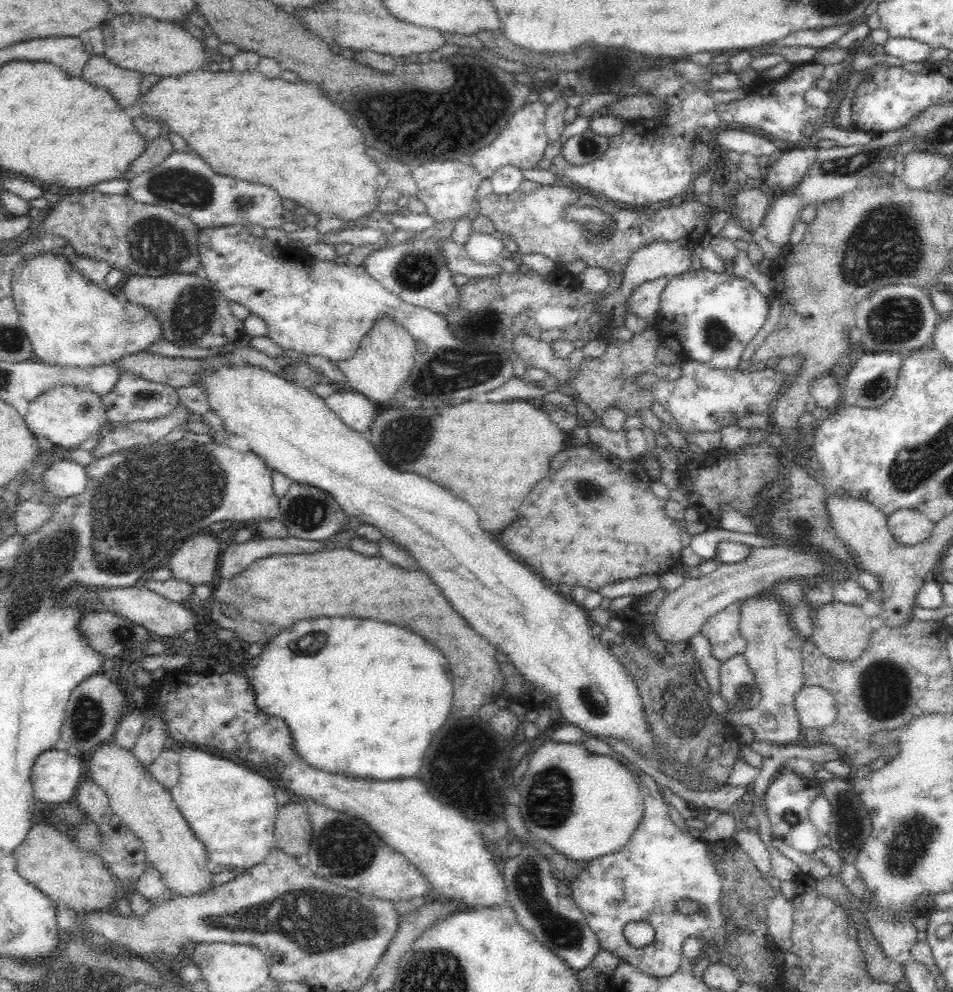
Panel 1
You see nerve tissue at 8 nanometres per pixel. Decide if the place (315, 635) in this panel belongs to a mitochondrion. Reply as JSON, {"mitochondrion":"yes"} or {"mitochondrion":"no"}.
{"mitochondrion":"no"}

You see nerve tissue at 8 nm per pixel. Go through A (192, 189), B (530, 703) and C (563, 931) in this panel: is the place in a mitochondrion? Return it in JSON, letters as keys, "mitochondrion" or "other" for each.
{"A":"mitochondrion","B":"other","C":"mitochondrion"}

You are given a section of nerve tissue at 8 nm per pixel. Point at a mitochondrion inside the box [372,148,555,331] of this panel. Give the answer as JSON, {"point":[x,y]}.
{"point":[415,272]}

